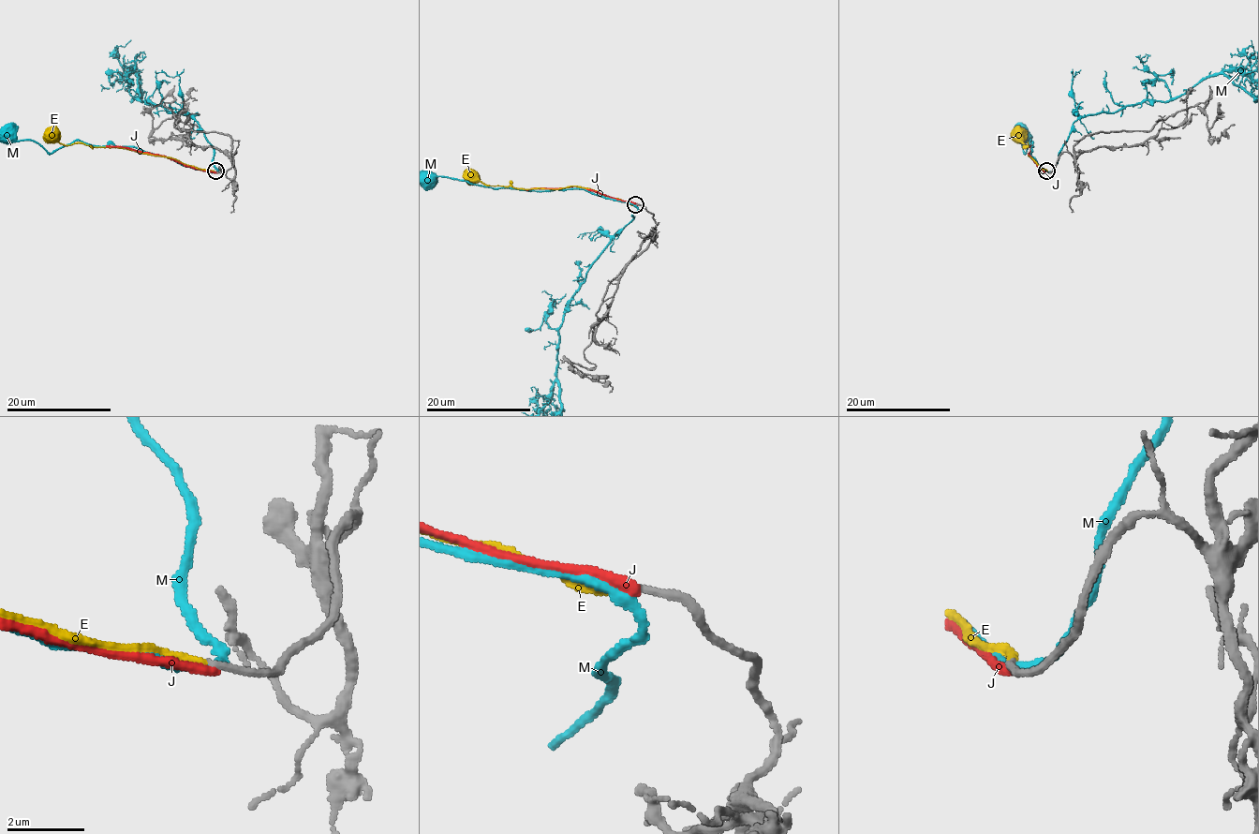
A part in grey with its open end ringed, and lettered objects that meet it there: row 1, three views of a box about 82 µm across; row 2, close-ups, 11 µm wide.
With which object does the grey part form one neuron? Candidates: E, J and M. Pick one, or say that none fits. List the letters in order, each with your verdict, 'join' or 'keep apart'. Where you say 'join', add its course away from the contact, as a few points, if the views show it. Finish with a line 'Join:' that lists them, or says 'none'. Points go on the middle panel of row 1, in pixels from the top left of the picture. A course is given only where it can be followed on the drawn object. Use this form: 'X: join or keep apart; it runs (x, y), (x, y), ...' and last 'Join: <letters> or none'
E: join; it runs (635, 204), (576, 186), (514, 188), (487, 186), (471, 176)
J: keep apart
M: keep apart
Join: E

